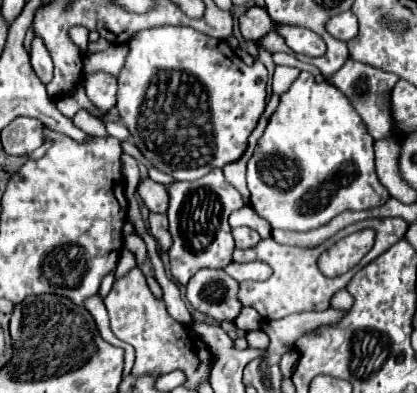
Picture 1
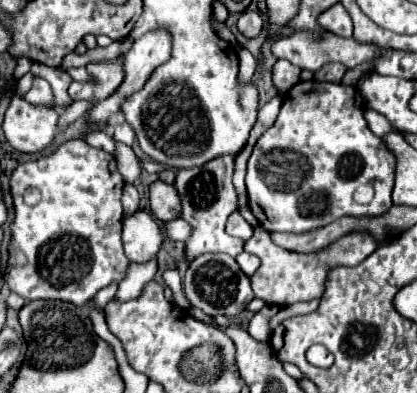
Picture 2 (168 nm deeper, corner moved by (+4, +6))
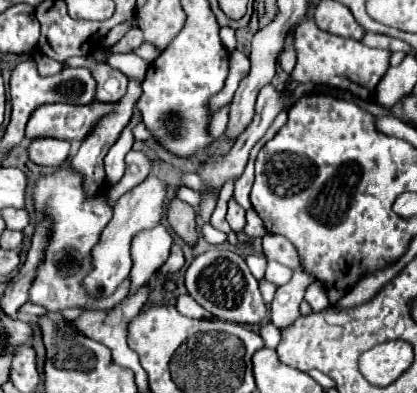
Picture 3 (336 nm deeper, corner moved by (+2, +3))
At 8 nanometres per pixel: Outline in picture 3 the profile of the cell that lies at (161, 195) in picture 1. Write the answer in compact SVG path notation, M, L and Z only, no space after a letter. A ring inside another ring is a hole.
M174 199L170 203L170 209L168 209L168 223L174 229L174 233L184 239L186 245L190 245L190 247L198 245L200 235L198 235L196 211L188 203Z

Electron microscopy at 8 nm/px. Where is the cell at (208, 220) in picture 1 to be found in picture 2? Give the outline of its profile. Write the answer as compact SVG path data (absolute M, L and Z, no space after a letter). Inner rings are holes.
M232 154L218 156L204 166L198 168L188 168L188 170L178 170L174 188L180 194L182 200L182 212L180 218L186 220L192 226L190 238L184 242L186 244L186 262L192 262L194 258L208 254L208 252L224 252L230 256L238 256L242 252L242 240L232 238L226 234L224 224L230 216L230 212L238 210L238 192L232 184Z

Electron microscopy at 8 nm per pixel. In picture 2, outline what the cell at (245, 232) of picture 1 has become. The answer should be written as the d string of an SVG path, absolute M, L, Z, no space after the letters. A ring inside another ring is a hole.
M234 212L228 222L226 222L226 232L230 236L236 236L236 238L242 238L242 240L248 240L252 236L252 226L238 214Z

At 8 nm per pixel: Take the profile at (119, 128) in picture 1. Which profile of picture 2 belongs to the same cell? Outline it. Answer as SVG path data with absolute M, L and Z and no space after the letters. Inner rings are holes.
M126 122L116 124L116 126L112 128L112 138L118 140L118 142L124 142L124 144L128 144L128 146L132 146L132 142L134 142L134 130L132 130Z

